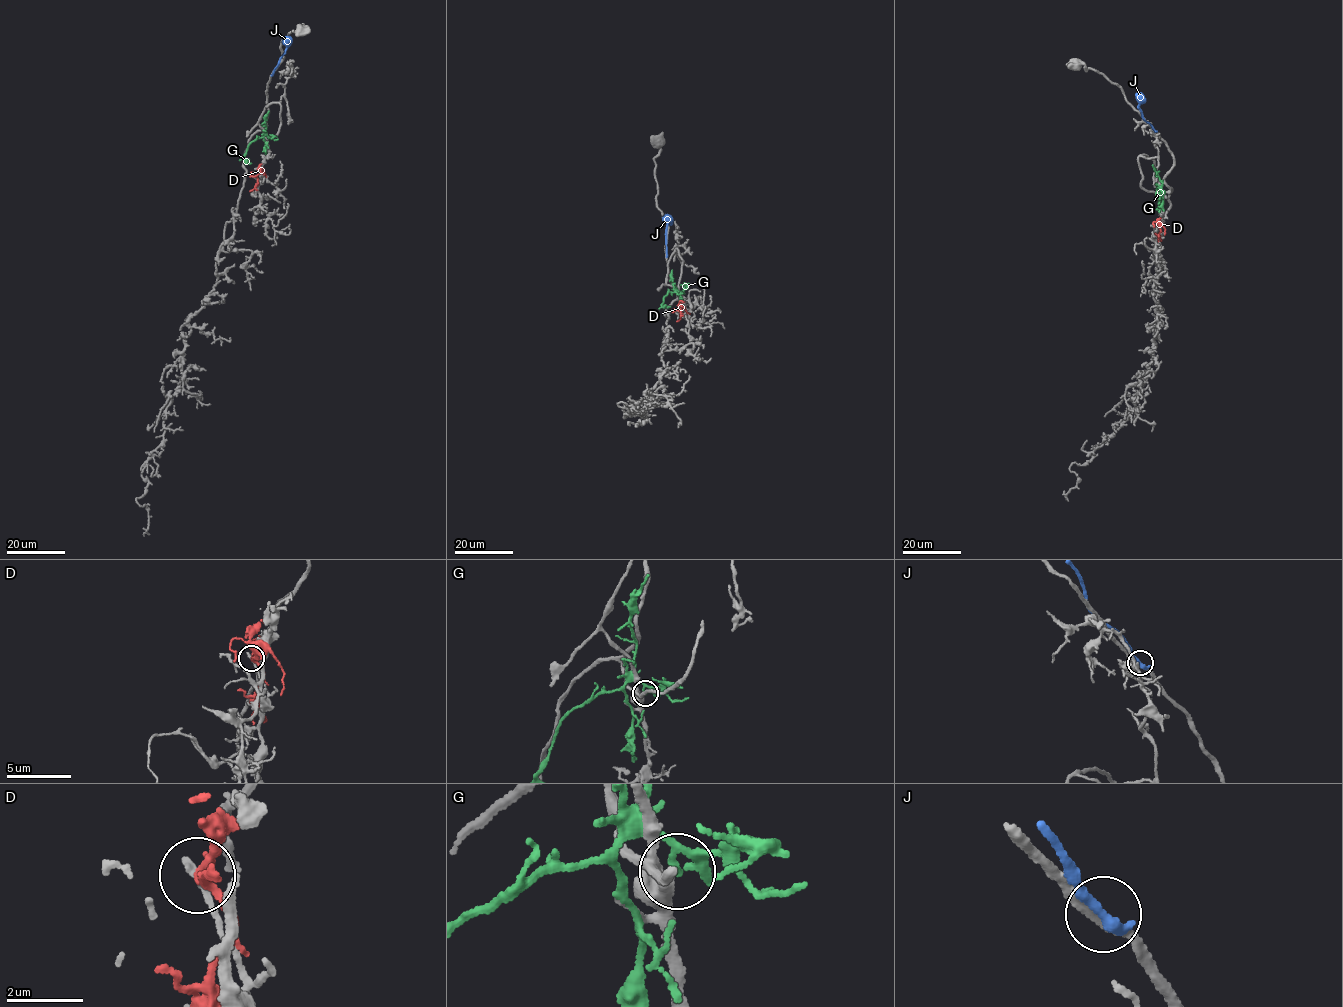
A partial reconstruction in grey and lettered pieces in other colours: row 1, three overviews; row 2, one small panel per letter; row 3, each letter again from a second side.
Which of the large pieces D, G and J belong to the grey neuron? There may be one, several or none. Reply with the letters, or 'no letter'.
no letter

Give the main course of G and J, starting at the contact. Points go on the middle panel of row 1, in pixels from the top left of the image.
G: (681, 293), (668, 292), (662, 306), (670, 306)
J: (666, 254), (666, 218), (669, 218)

